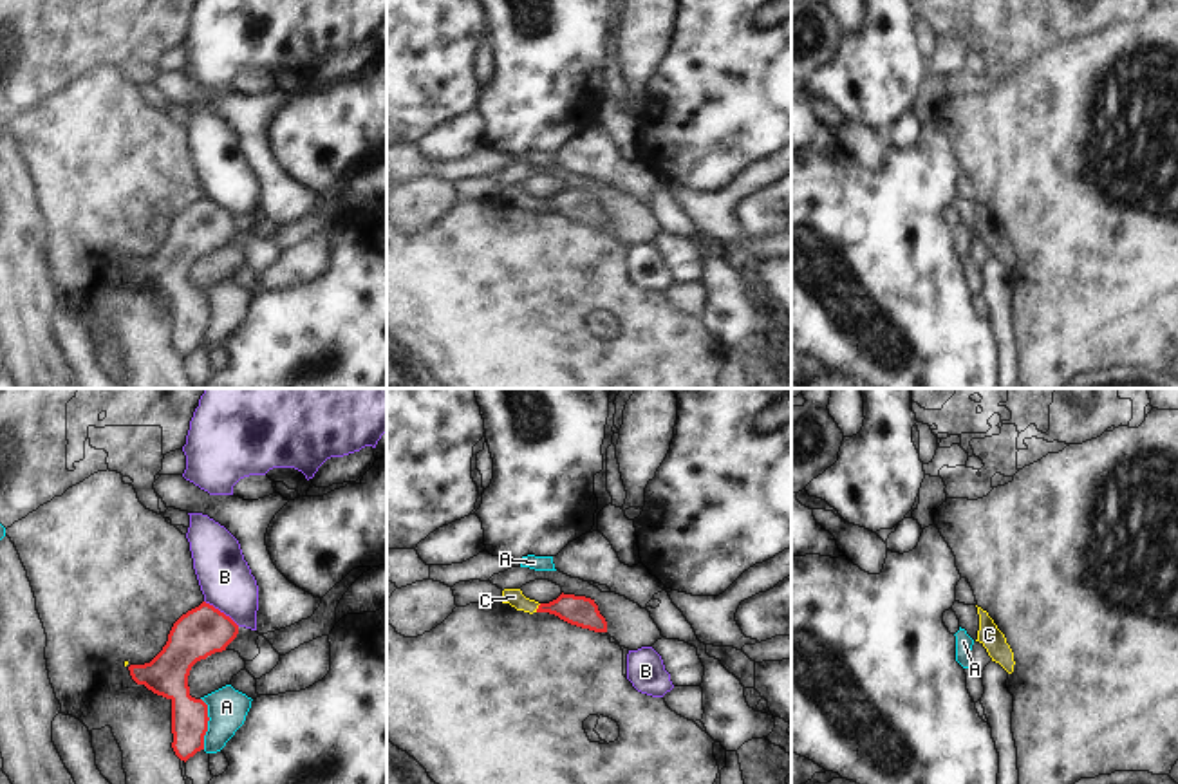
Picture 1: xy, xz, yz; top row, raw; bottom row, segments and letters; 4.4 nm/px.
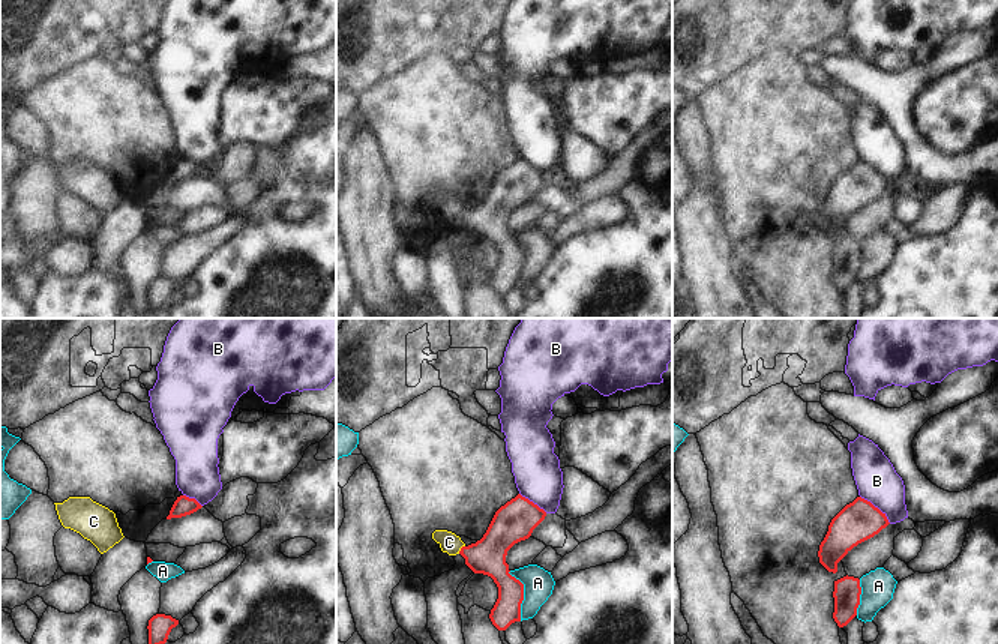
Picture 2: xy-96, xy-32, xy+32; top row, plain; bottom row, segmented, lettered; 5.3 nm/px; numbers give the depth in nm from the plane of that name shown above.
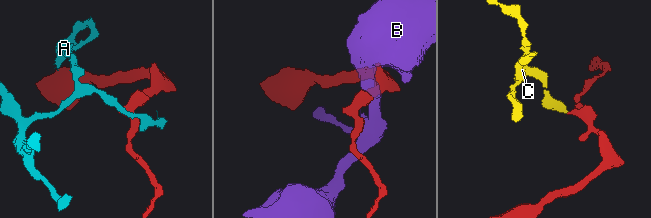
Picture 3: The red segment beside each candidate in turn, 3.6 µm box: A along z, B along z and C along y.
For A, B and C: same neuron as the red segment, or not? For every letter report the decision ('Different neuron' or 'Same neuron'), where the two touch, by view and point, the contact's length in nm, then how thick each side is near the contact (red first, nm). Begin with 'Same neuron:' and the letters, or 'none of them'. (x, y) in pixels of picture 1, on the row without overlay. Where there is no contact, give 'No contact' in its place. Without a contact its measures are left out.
Same neuron: C
A: Different neuron. Touches red at xy (206, 318). Shared border 240 nm. Thickness 160 nm (red) against 180 nm
B: Different neuron. Touches red at xy (223, 208). Shared border 200 nm. Thickness 220 nm (red) against 240 nm
C: Same neuron. Touches red at xz (539, 203). Shared border 50 nm. Thickness 140 nm (red) against 80 nm

